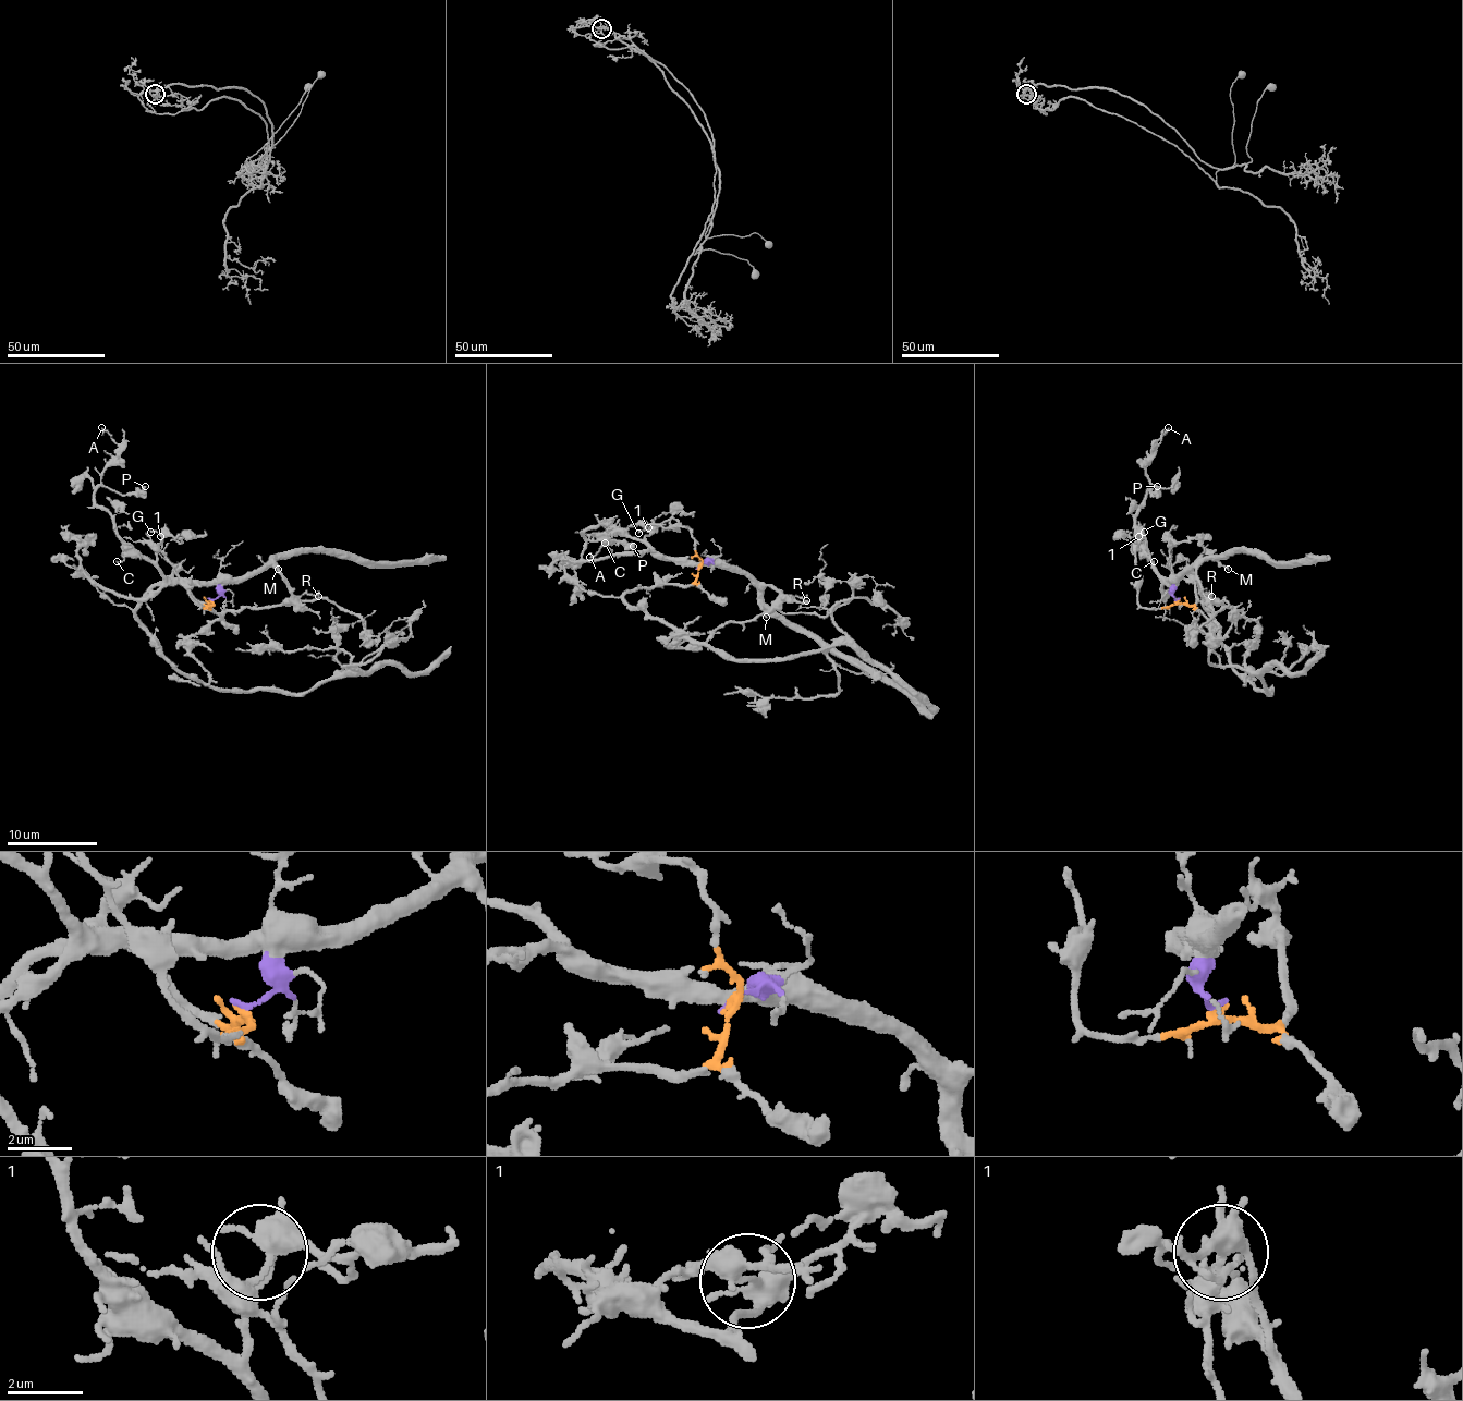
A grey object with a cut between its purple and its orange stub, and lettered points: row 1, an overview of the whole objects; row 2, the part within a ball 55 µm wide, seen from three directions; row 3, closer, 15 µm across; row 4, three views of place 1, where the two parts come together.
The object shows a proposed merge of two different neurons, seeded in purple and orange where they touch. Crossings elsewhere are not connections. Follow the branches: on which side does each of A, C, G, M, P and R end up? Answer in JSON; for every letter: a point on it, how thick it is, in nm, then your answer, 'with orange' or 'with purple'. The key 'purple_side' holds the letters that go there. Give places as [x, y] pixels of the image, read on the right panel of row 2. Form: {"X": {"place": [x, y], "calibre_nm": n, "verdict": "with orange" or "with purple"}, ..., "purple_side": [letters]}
{"A": {"place": [1168, 427], "calibre_nm": 160, "verdict": "with purple"}, "C": {"place": [1154, 561], "calibre_nm": 130, "verdict": "with purple"}, "G": {"place": [1144, 532], "calibre_nm": 120, "verdict": "with orange"}, "M": {"place": [1228, 569], "calibre_nm": 130, "verdict": "with purple"}, "P": {"place": [1157, 486], "calibre_nm": 380, "verdict": "with purple"}, "R": {"place": [1211, 596], "calibre_nm": 170, "verdict": "with purple"}, "purple_side": ["A", "C", "M", "P", "R"]}

